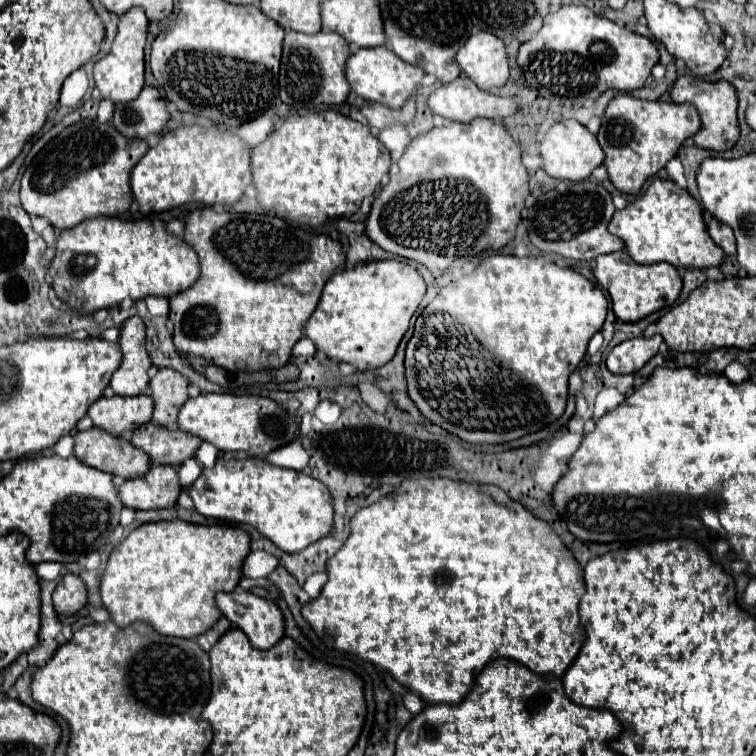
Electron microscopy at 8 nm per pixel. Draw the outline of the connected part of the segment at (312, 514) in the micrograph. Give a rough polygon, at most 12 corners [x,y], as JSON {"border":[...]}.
{"border":[[259,458],[217,460],[187,492],[289,554],[333,526],[321,482]]}

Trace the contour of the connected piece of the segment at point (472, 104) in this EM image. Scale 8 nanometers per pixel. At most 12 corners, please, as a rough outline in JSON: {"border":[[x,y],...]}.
{"border":[[457,78],[439,86],[427,108],[453,122],[501,120],[509,98]]}

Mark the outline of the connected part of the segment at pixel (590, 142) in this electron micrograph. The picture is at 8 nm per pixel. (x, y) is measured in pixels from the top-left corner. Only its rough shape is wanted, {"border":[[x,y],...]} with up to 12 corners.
{"border":[[577,120],[539,144],[551,178],[583,180],[605,154]]}

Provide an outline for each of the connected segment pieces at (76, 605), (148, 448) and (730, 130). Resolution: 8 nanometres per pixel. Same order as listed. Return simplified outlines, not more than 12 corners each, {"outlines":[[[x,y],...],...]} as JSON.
{"outlines":[[[67,574],[53,592],[59,616],[71,616],[87,604],[79,576]],[[147,422],[131,444],[151,464],[179,468],[201,438]],[[681,76],[675,104],[701,116],[695,146],[723,152],[739,138],[735,88]]]}

